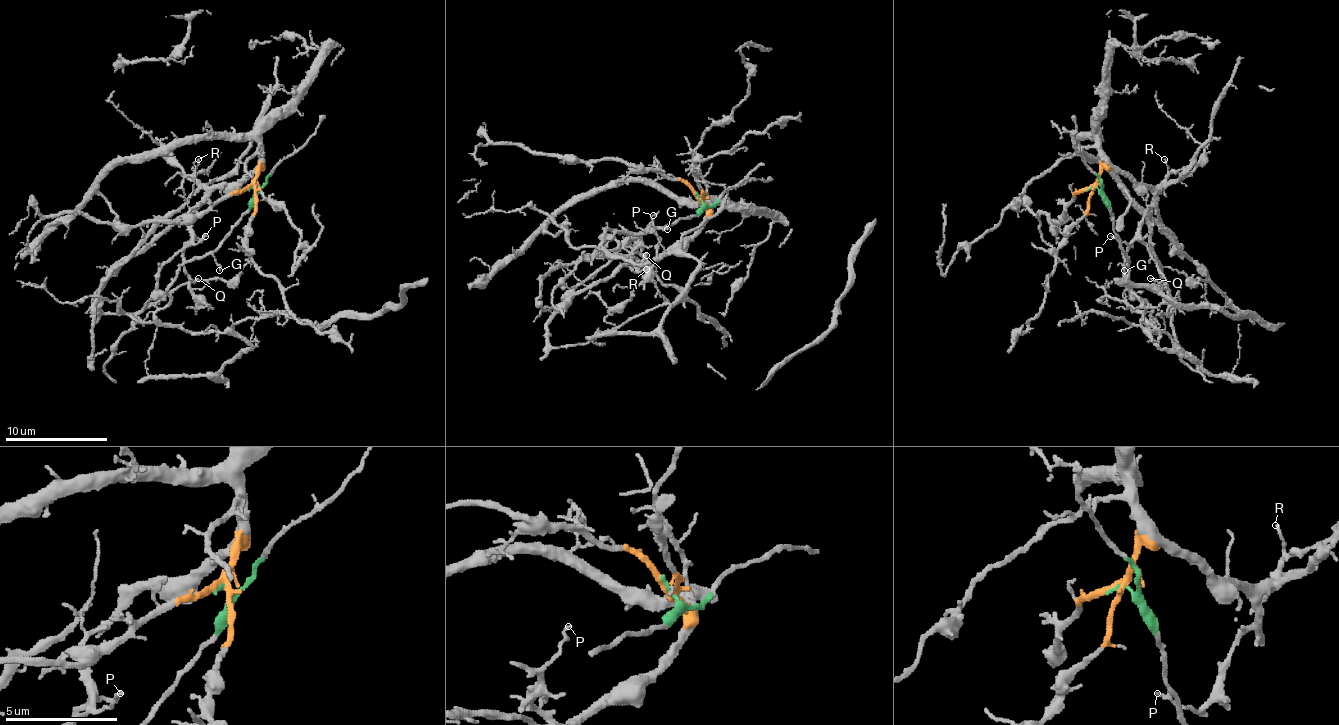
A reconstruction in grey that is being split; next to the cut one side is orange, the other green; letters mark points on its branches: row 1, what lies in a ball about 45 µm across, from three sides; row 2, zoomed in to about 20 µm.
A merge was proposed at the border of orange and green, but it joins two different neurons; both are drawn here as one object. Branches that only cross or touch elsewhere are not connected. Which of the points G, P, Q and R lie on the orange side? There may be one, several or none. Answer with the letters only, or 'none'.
P, Q, R

